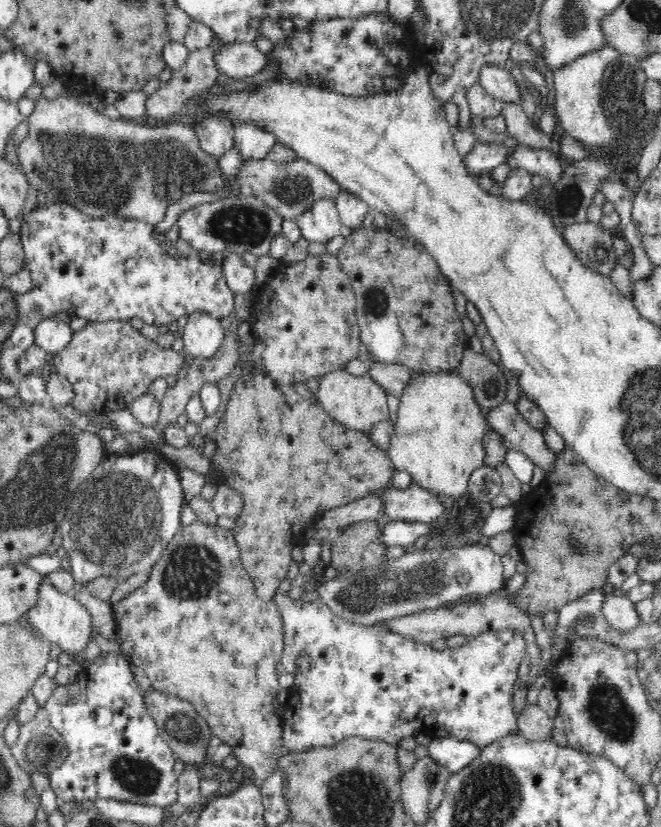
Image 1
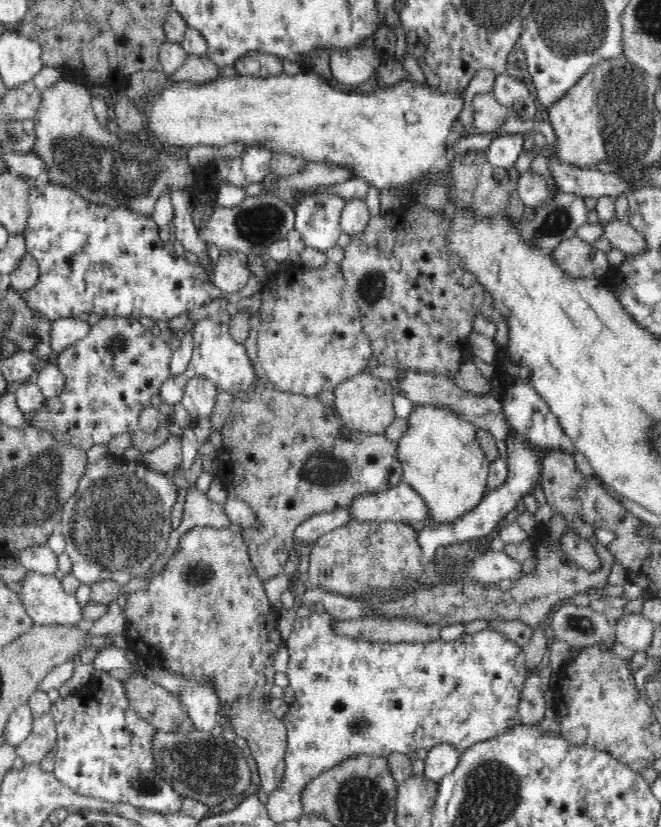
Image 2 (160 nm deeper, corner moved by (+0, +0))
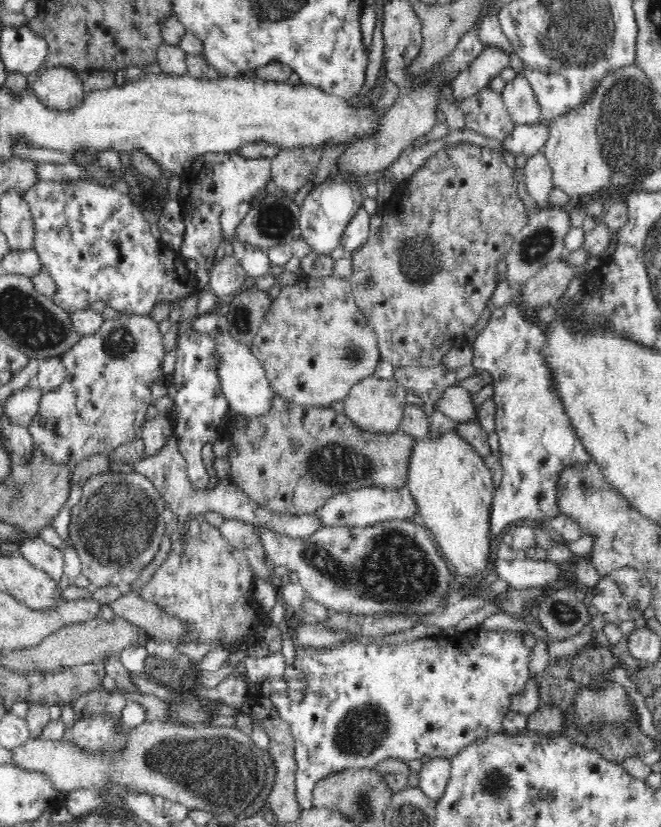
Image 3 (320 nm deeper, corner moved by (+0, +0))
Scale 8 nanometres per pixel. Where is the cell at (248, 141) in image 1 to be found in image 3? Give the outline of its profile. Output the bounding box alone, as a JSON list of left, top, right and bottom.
[178,152,272,288]

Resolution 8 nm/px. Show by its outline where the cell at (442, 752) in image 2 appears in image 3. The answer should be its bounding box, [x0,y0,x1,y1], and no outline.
[419,757,451,801]

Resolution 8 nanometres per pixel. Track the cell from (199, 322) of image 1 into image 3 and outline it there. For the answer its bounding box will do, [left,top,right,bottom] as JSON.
[212,329,274,415]

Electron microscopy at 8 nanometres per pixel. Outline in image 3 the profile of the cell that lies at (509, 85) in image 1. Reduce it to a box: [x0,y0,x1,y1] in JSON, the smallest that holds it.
[501,71,542,126]

